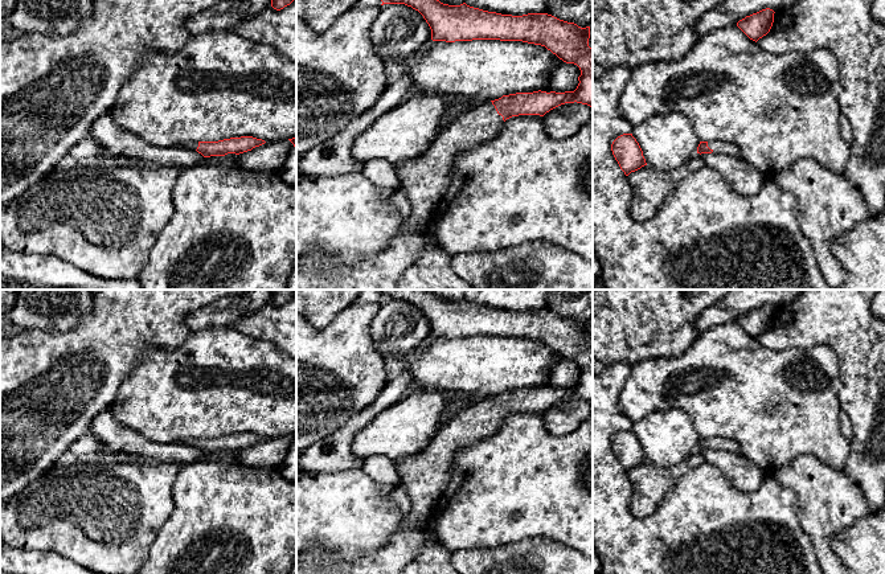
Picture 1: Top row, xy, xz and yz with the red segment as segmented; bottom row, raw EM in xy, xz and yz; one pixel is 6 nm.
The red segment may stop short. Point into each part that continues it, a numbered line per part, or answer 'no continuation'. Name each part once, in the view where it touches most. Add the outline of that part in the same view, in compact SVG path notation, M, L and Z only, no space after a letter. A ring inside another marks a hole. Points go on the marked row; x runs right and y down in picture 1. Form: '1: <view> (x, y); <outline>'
1: xz (425, 179); M484 102L451 122L421 156L396 168L398 186L411 205L407 230L414 230L433 220L448 188L458 155L493 139L503 124L503 116L497 114L492 102Z

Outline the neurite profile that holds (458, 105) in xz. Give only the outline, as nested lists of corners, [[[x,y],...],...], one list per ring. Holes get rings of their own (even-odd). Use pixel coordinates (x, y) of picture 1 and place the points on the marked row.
[[[447,95],[450,103],[446,107],[446,112],[442,119],[443,126],[448,126],[455,119],[460,118],[463,114],[482,106],[484,103],[480,98],[468,98],[462,95]]]

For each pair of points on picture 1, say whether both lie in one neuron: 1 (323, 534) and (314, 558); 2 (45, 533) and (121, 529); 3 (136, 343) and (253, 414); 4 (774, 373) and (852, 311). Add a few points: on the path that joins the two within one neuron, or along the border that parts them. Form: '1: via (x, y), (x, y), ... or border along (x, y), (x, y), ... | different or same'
1: border along (310, 545), (323, 553), (337, 553), (345, 560) | different
2: via (64, 531), (102, 529) | same
3: border along (180, 344), (147, 351), (128, 373) | different
4: border along (778, 352), (811, 345), (828, 345), (838, 359) | different

